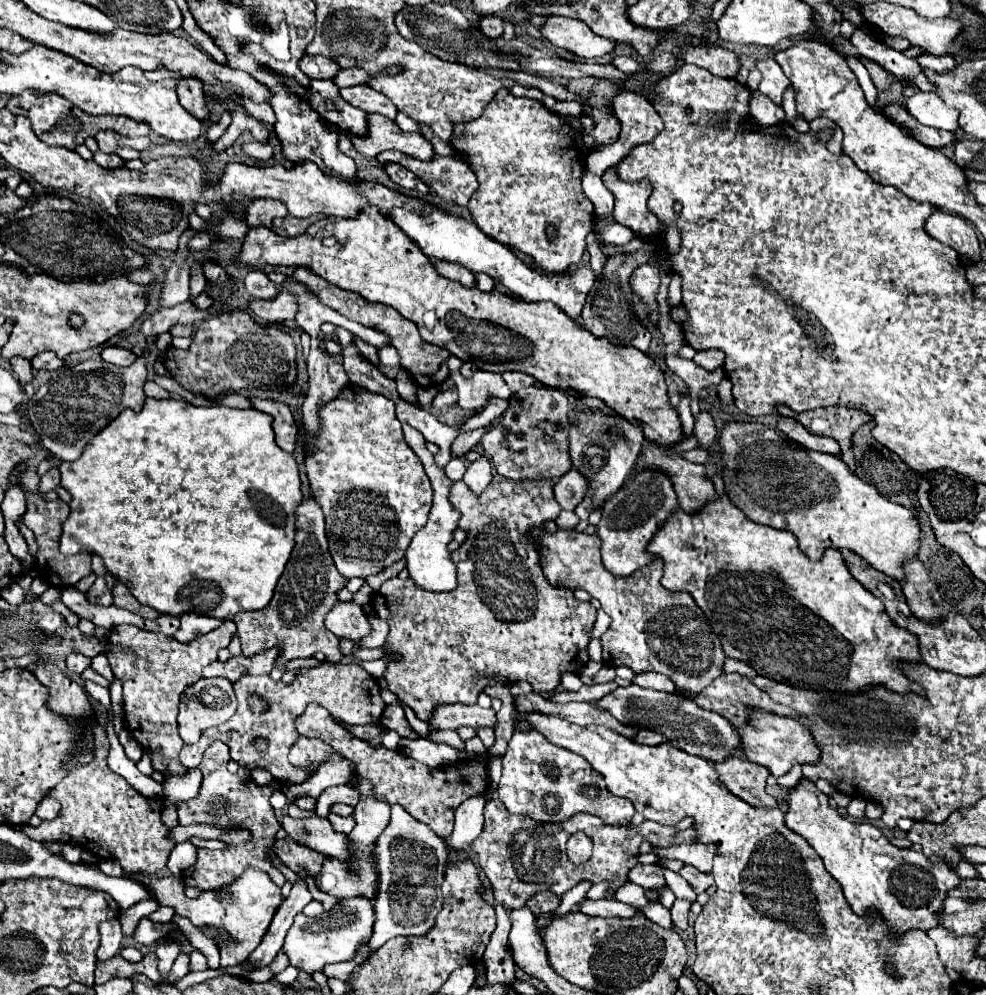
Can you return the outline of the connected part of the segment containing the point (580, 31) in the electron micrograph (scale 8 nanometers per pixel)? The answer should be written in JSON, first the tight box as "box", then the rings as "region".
{"box":[541,16,615,58],"region":[[[549,16],[547,22],[541,26],[541,34],[553,46],[565,48],[581,58],[605,56],[615,46],[615,42],[595,36],[591,28],[587,28],[587,24],[565,16]]]}

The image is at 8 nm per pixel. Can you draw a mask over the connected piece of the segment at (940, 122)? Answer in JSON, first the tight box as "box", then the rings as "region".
{"box":[907,92,959,132],"region":[[[917,92],[907,100],[907,112],[913,114],[921,124],[931,128],[941,128],[955,132],[959,130],[959,112],[955,108],[947,108],[935,92]]]}

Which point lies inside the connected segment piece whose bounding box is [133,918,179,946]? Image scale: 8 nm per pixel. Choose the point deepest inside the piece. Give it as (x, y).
(147, 932)

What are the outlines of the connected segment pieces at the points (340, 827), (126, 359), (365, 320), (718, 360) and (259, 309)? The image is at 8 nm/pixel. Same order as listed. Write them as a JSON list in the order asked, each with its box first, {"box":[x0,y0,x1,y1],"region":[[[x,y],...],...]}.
[{"box":[329,814,355,834],"region":[[[329,814],[329,822],[337,832],[345,832],[345,834],[349,834],[353,830],[353,826],[355,826],[353,818],[343,818],[339,814]]]},{"box":[101,346,137,366],"region":[[[105,346],[101,350],[101,358],[109,364],[115,364],[115,366],[129,366],[137,356],[131,352],[131,350],[125,350],[125,348],[117,348],[117,346]]]},{"box":[293,268,449,386],"region":[[[295,268],[293,272],[293,280],[297,284],[303,284],[305,288],[311,288],[311,292],[315,292],[315,296],[319,296],[319,300],[323,300],[323,304],[327,304],[329,308],[337,310],[339,314],[347,316],[349,320],[353,322],[359,322],[363,326],[375,326],[379,332],[385,332],[391,336],[391,342],[393,346],[399,350],[401,354],[401,366],[413,376],[413,380],[419,384],[419,386],[439,386],[447,376],[449,376],[449,370],[447,370],[447,358],[449,358],[449,350],[441,348],[441,346],[433,346],[433,344],[427,344],[421,336],[419,336],[419,330],[415,326],[415,322],[403,318],[395,308],[387,306],[387,304],[379,304],[379,302],[369,302],[365,300],[363,296],[355,294],[355,292],[347,292],[347,290],[341,290],[341,288],[335,288],[333,284],[327,284],[327,280],[323,280],[321,276],[315,276],[311,270],[307,268]]]},{"box":[693,350,725,372],"region":[[[703,350],[703,352],[697,352],[693,362],[709,372],[717,370],[723,366],[723,360],[725,360],[725,354],[721,350]]]},{"box":[249,292,295,322],"region":[[[281,292],[273,300],[251,300],[249,312],[257,314],[261,322],[281,322],[295,318],[295,296]]]}]

